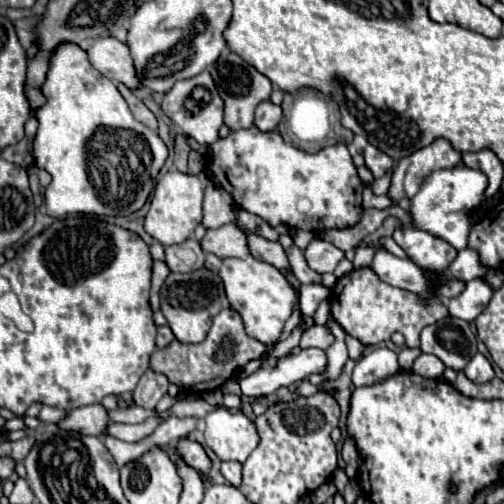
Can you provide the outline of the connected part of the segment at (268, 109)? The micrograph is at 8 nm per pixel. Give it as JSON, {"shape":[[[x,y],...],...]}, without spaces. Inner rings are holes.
{"shape":[[[270,100],[262,102],[256,108],[256,122],[254,124],[258,126],[258,130],[272,132],[272,130],[276,130],[276,126],[278,126],[280,120],[282,120],[282,108],[276,106],[276,104],[272,104]]]}

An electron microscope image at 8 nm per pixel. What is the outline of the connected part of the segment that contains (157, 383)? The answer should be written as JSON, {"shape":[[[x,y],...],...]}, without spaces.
{"shape":[[[152,368],[140,378],[136,390],[134,390],[134,402],[142,408],[156,408],[158,400],[168,392],[168,378],[162,372],[154,372]]]}

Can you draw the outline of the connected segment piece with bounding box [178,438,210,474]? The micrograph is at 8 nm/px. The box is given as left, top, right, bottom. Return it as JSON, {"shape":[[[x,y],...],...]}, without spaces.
{"shape":[[[186,438],[178,440],[178,450],[184,456],[186,464],[190,464],[192,468],[196,468],[198,472],[208,472],[210,470],[210,458],[206,456],[204,448],[198,442],[190,442]]]}

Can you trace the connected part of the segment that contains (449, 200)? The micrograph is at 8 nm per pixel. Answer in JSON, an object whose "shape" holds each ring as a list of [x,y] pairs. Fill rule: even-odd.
{"shape":[[[464,164],[448,170],[434,170],[422,180],[420,190],[410,198],[408,212],[412,216],[412,222],[408,222],[408,226],[432,234],[456,250],[464,250],[468,246],[470,234],[470,212],[482,204],[486,188],[488,178],[482,170],[472,170]]]}

